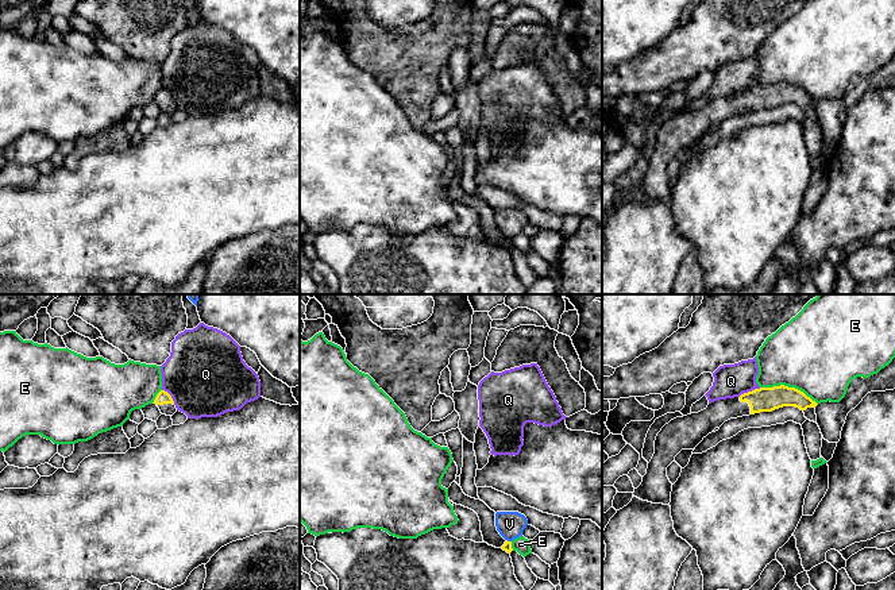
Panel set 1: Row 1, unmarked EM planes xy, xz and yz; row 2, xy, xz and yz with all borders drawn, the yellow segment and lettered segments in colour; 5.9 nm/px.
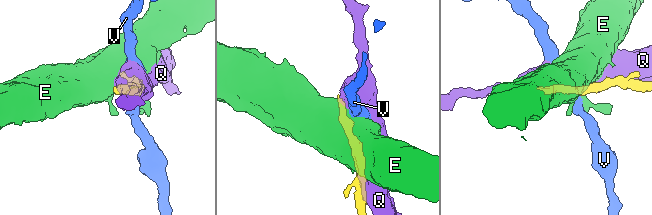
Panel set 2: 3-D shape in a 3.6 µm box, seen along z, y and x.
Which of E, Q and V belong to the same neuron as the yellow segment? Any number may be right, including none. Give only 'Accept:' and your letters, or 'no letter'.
Accept: no letter

